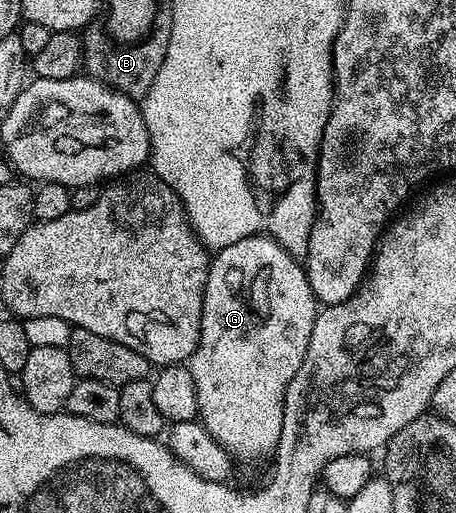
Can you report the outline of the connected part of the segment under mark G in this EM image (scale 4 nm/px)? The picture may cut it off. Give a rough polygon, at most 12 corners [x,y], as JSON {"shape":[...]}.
{"shape":[[268,235],[216,250],[199,420],[234,459],[287,429],[319,302]]}

